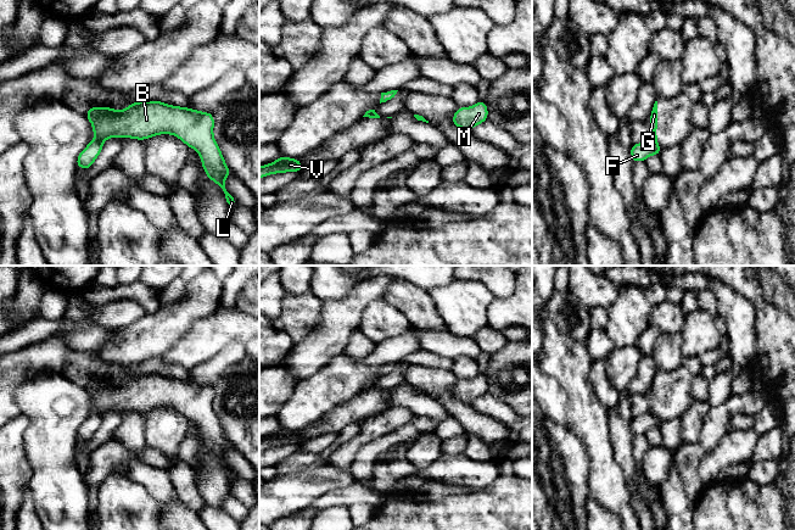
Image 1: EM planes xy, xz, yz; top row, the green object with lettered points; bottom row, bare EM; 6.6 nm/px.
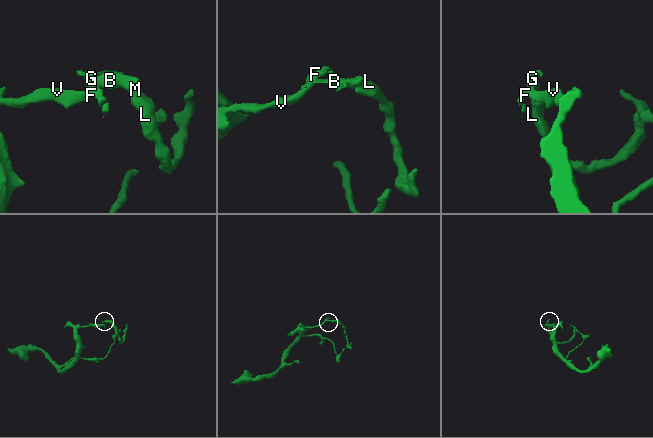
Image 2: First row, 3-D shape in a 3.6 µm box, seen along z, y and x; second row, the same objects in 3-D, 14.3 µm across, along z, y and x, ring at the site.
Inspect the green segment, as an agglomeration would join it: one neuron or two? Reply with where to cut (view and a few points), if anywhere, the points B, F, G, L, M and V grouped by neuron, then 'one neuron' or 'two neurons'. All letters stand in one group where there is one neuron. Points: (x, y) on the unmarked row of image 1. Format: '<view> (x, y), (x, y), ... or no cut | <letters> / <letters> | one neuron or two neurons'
xy (94, 412), (101, 416) | B G L M / F V | two neurons

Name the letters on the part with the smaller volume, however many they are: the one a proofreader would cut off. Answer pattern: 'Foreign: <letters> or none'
Foreign: B, G, L, M

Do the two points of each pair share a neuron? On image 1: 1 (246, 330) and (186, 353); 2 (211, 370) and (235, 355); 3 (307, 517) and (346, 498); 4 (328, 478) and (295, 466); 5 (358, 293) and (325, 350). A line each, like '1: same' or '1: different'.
1: same
2: same
3: same
4: different
5: same

